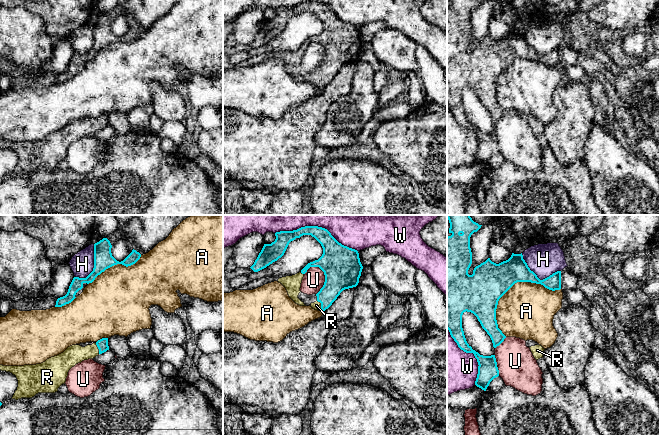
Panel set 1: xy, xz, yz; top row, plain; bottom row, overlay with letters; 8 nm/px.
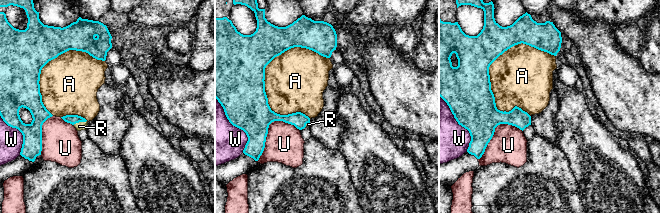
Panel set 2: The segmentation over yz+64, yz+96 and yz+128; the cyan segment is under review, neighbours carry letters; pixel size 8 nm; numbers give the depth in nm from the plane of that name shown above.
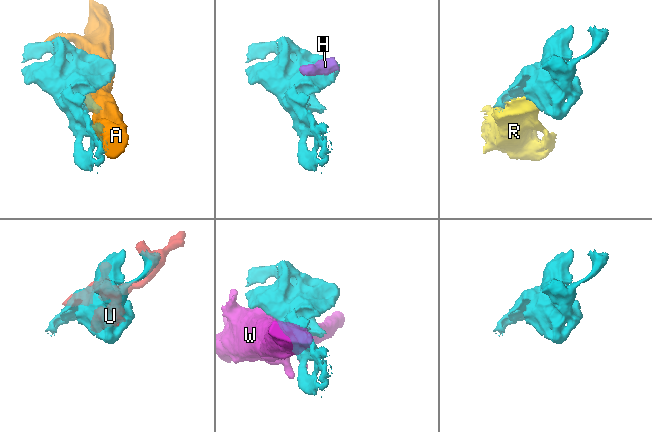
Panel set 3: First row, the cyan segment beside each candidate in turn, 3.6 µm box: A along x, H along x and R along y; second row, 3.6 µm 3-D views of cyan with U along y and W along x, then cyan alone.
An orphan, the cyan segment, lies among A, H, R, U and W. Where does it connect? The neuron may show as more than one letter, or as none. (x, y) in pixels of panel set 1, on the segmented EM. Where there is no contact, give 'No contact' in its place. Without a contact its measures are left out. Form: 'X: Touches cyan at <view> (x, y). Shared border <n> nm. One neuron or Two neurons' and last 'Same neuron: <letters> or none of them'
A: Touches cyan at yz (497, 304). Shared border 480 nm. Two neurons
H: Touches cyan at yz (536, 276). Shared border 360 nm. Two neurons
R: Touches cyan at xz (321, 305). Shared border 90 nm. One neuron
U: Touches cyan at xz (325, 277). Shared border 240 nm. Two neurons
W: Touches cyan at xz (316, 226). Shared border 700 nm. Two neurons
Same neuron: R

